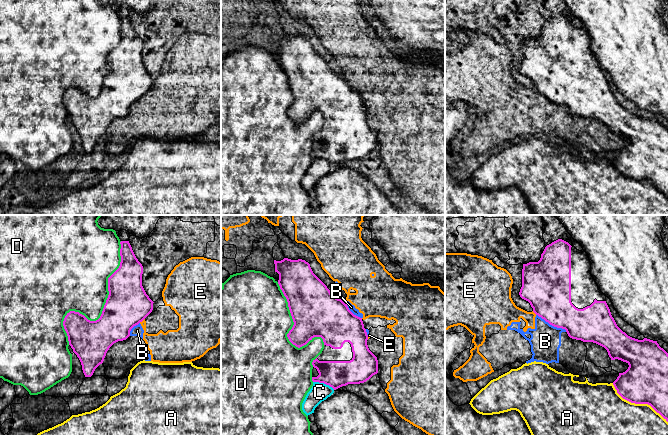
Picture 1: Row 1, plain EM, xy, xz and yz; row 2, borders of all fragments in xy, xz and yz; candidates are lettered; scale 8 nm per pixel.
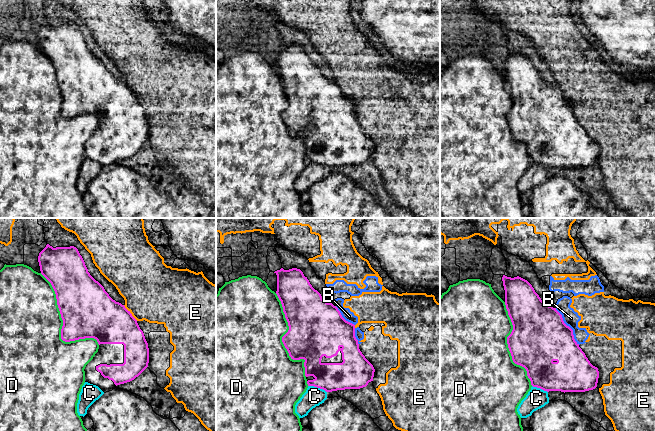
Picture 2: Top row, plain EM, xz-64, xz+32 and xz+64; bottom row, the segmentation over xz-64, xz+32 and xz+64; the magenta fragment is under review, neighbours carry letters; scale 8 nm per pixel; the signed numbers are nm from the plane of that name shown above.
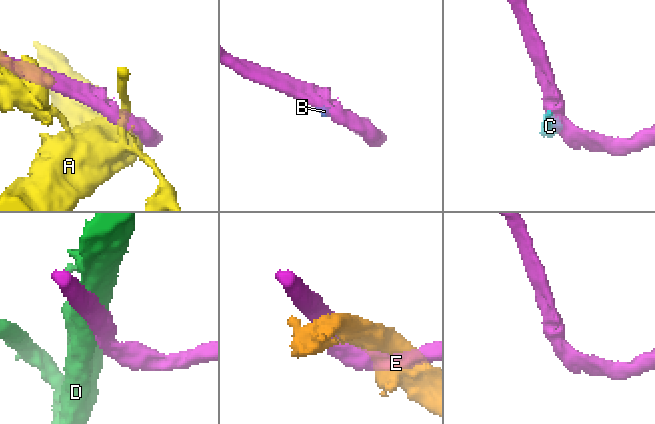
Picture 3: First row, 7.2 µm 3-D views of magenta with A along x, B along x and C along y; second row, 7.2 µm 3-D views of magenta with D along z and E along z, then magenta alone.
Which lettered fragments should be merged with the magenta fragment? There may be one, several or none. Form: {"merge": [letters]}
{"merge": []}

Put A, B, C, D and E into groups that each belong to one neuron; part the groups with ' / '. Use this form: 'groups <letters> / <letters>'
groups A / B E / C / D

